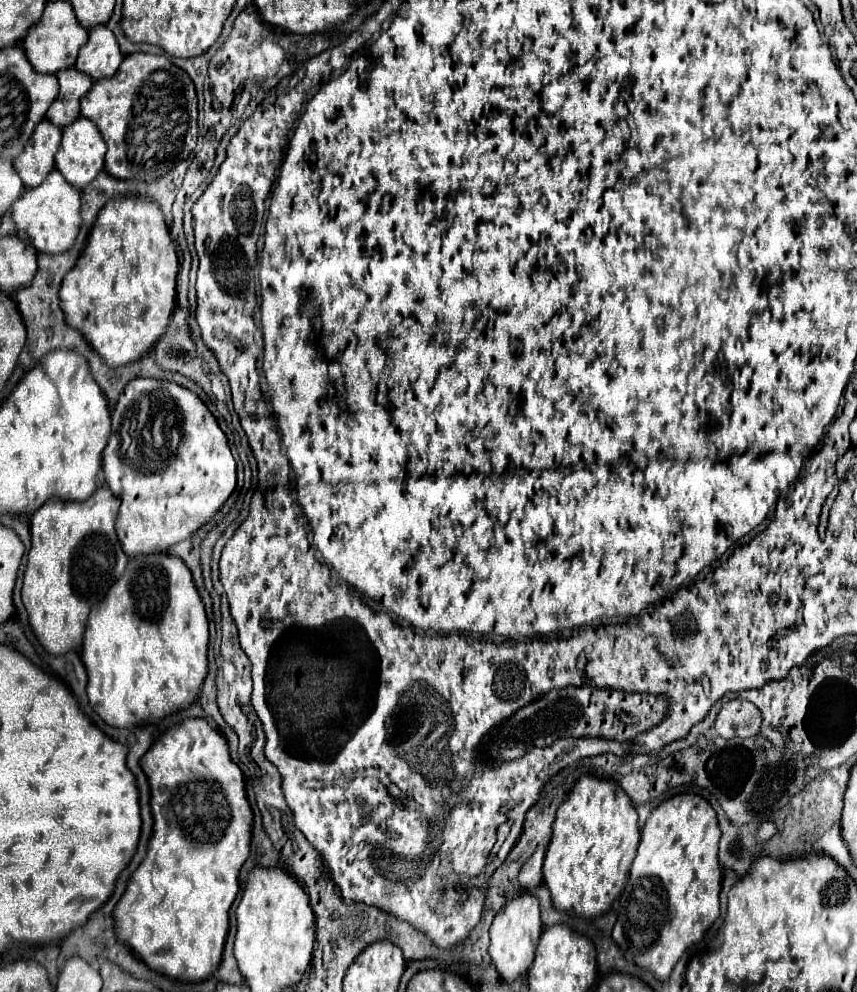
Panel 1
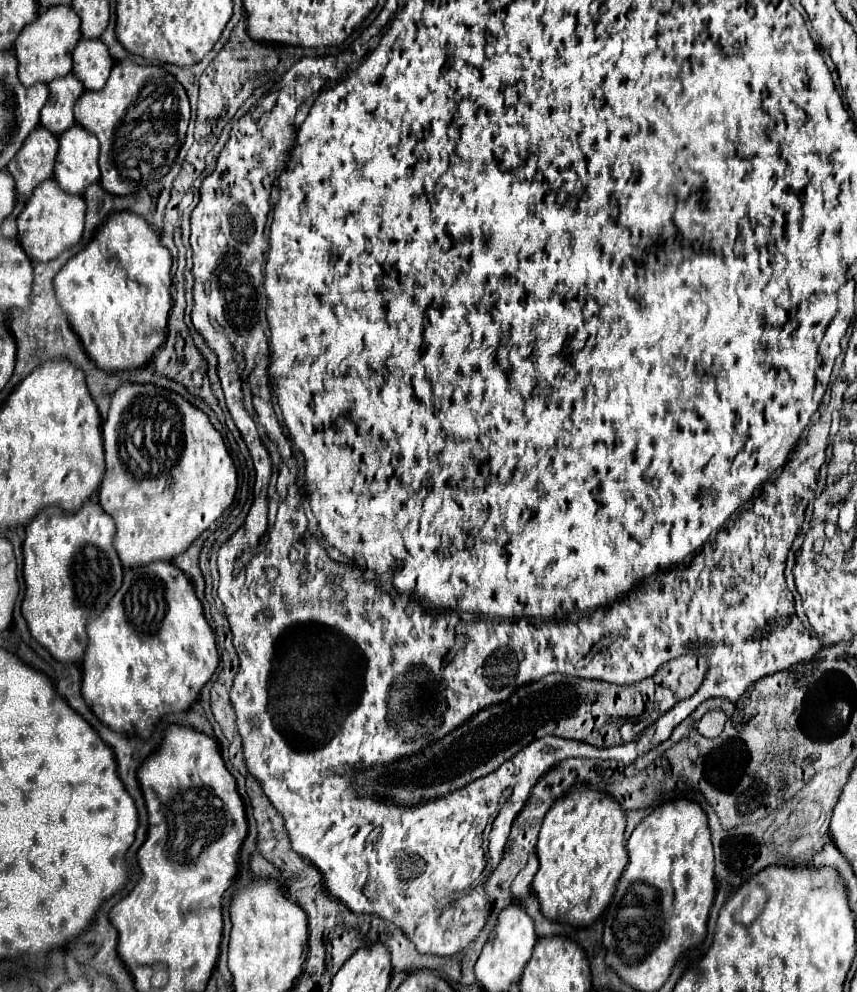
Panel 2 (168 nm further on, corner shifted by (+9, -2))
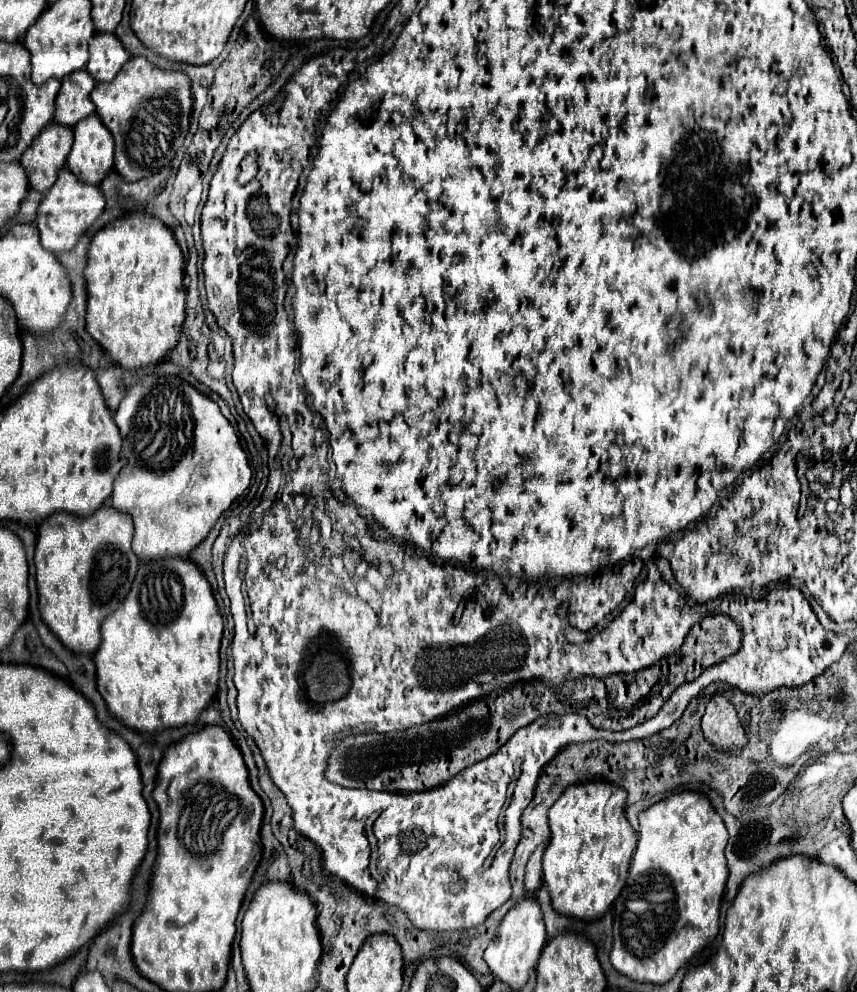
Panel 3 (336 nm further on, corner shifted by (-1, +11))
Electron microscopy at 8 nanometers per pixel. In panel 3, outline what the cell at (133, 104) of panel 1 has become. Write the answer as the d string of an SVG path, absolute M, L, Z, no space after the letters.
M131 58L111 84L97 84L91 92L97 114L115 138L115 170L127 182L153 176L169 166L189 130L193 108L191 84L183 72L163 72L145 58Z

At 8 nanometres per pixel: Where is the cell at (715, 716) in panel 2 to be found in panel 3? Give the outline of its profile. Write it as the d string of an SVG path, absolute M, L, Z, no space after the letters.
M717 694L707 702L701 730L705 740L723 752L737 752L747 744L747 734L737 718L737 710L723 694Z

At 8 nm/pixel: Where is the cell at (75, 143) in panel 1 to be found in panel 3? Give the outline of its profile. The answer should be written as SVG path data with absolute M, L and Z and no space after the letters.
M97 114L81 120L73 132L75 142L67 158L67 168L85 184L99 186L113 172L113 136Z

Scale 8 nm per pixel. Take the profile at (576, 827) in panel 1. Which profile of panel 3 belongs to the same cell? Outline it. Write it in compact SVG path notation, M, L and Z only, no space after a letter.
M587 782L567 788L563 796L551 806L549 810L551 840L543 854L543 876L545 884L549 886L551 904L555 912L569 918L597 920L603 918L607 908L619 896L621 888L625 886L631 856L637 844L637 834L625 818L625 800L627 792L621 786L609 782Z

